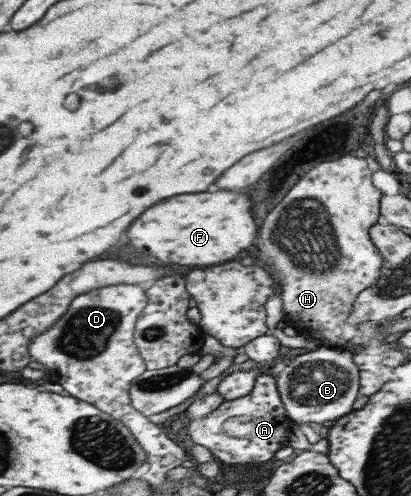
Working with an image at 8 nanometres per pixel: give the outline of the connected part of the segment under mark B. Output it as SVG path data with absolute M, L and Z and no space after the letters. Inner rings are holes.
M324 345L294 354L293 361L278 372L275 383L285 415L298 426L336 421L353 410L352 405L359 395L358 367L351 352Z

